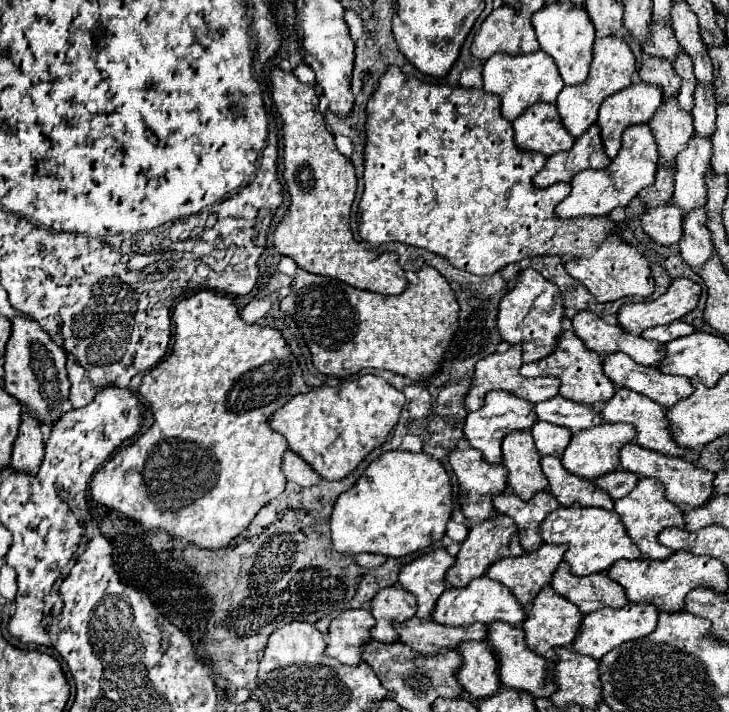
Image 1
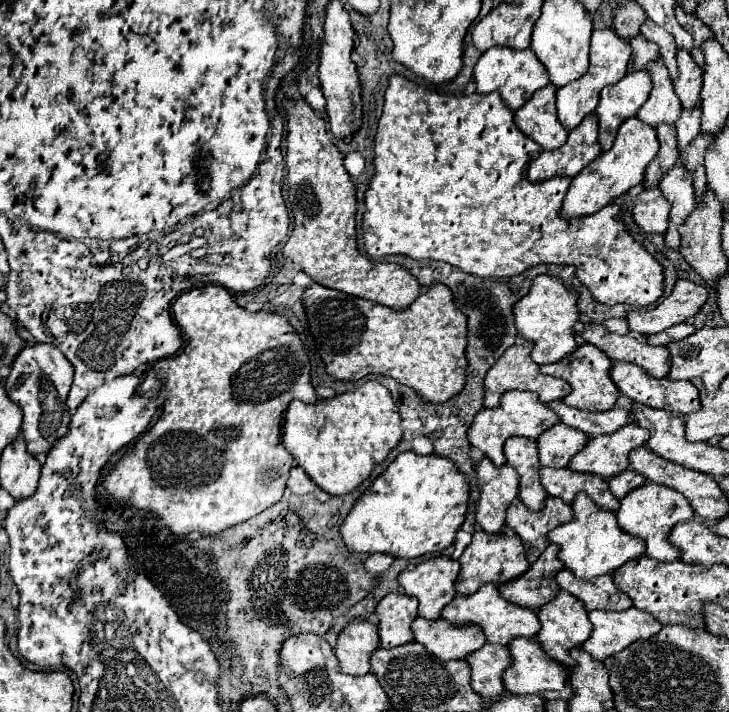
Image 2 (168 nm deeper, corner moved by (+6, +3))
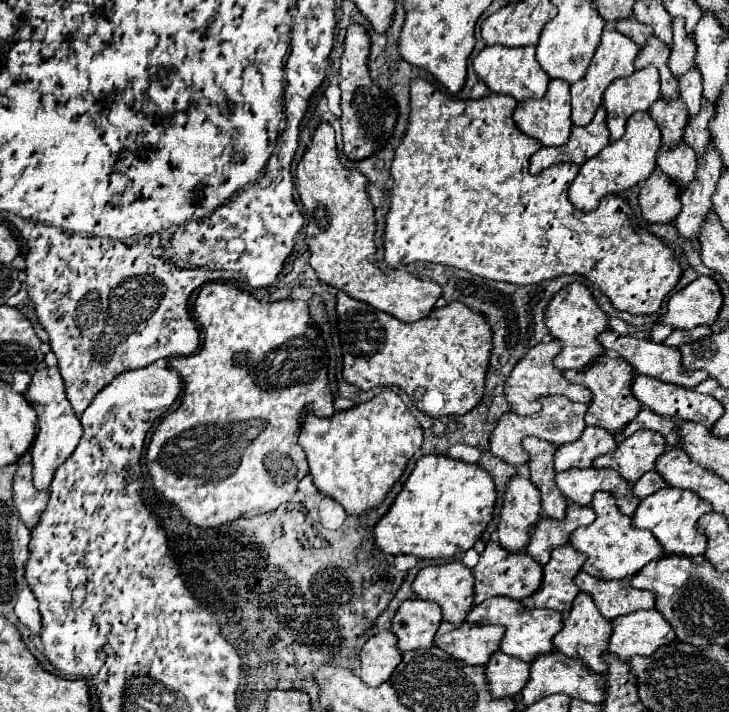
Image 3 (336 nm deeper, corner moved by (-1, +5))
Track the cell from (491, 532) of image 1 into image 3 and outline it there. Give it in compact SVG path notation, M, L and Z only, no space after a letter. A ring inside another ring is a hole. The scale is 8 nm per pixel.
M489 541L479 557L479 563L473 567L473 575L477 579L475 581L475 605L483 603L489 597L495 597L495 595L507 595L517 601L531 595L535 589L539 589L539 583L543 579L541 569L543 567L535 559L531 559L525 551L511 553L511 551L503 549L499 543Z

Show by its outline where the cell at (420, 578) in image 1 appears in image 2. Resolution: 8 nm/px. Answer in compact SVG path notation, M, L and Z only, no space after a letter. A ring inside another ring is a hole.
M444 555L418 563L414 569L400 573L398 581L406 595L420 601L418 615L424 619L440 619L442 609L456 597L456 577L460 573L460 563Z

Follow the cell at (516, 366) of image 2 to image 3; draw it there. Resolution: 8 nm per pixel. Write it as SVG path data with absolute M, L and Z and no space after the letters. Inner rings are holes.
M549 341L549 343L537 343L535 347L531 347L525 357L513 367L511 375L505 381L505 397L507 403L511 405L511 411L517 415L529 415L535 413L539 403L537 399L543 395L565 395L571 401L579 401L579 403L589 403L591 401L591 391L583 385L573 385L569 383L563 373L553 365L553 357L559 353L561 343L559 341Z

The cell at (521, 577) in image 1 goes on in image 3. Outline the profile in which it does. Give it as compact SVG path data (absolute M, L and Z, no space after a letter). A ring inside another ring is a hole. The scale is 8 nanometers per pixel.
M569 543L557 547L551 553L549 563L543 567L543 581L541 587L521 599L523 607L535 609L535 607L545 607L545 609L555 609L559 613L565 613L571 609L571 603L579 589L573 583L573 577L581 571L581 565L585 563L585 555L575 551Z

